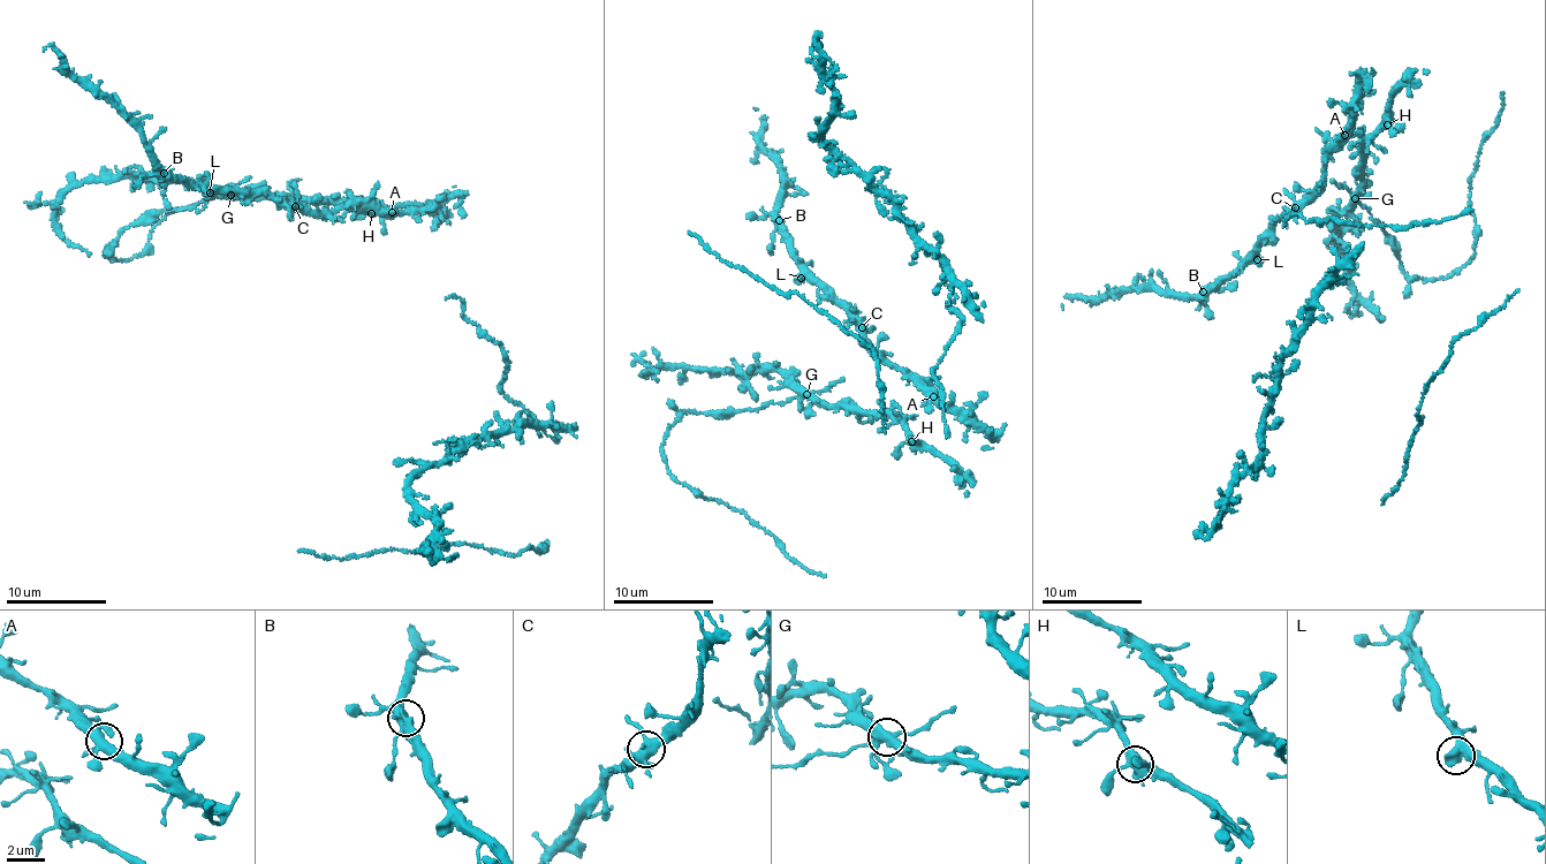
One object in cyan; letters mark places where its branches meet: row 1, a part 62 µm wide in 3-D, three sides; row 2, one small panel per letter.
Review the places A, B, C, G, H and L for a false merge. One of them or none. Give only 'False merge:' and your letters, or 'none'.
False merge: none

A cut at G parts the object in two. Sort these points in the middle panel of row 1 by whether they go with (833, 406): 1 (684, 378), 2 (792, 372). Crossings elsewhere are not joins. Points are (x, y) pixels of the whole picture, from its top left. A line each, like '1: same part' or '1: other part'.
1: same part
2: same part

